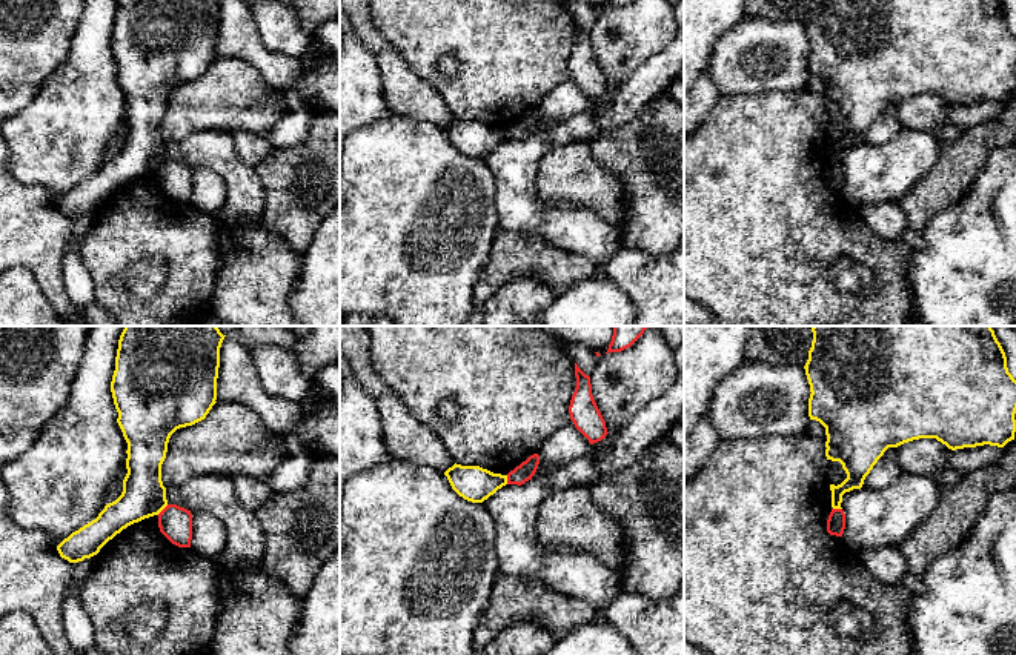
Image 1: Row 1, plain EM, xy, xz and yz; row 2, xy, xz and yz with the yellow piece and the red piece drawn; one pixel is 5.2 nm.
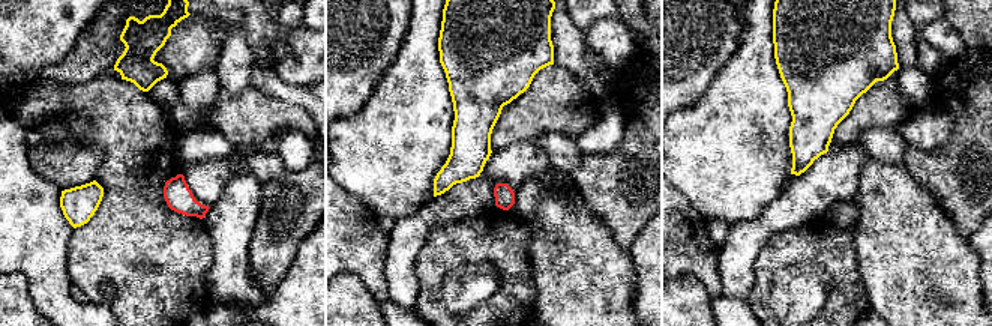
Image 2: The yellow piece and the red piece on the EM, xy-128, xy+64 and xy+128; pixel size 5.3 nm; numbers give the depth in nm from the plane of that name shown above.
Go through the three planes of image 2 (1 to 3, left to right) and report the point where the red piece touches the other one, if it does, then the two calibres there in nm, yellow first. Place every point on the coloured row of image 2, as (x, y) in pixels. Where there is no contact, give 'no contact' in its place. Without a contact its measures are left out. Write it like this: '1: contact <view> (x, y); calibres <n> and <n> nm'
1: no contact
2: no contact
3: no contact

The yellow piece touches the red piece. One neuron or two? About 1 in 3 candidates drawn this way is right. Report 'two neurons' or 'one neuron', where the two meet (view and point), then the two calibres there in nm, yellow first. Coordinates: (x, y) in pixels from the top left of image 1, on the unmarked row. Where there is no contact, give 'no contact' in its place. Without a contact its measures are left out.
two neurons; meets yellow in xy at (162, 165); 220 nm thick on the yellow side, 180 nm on the other

